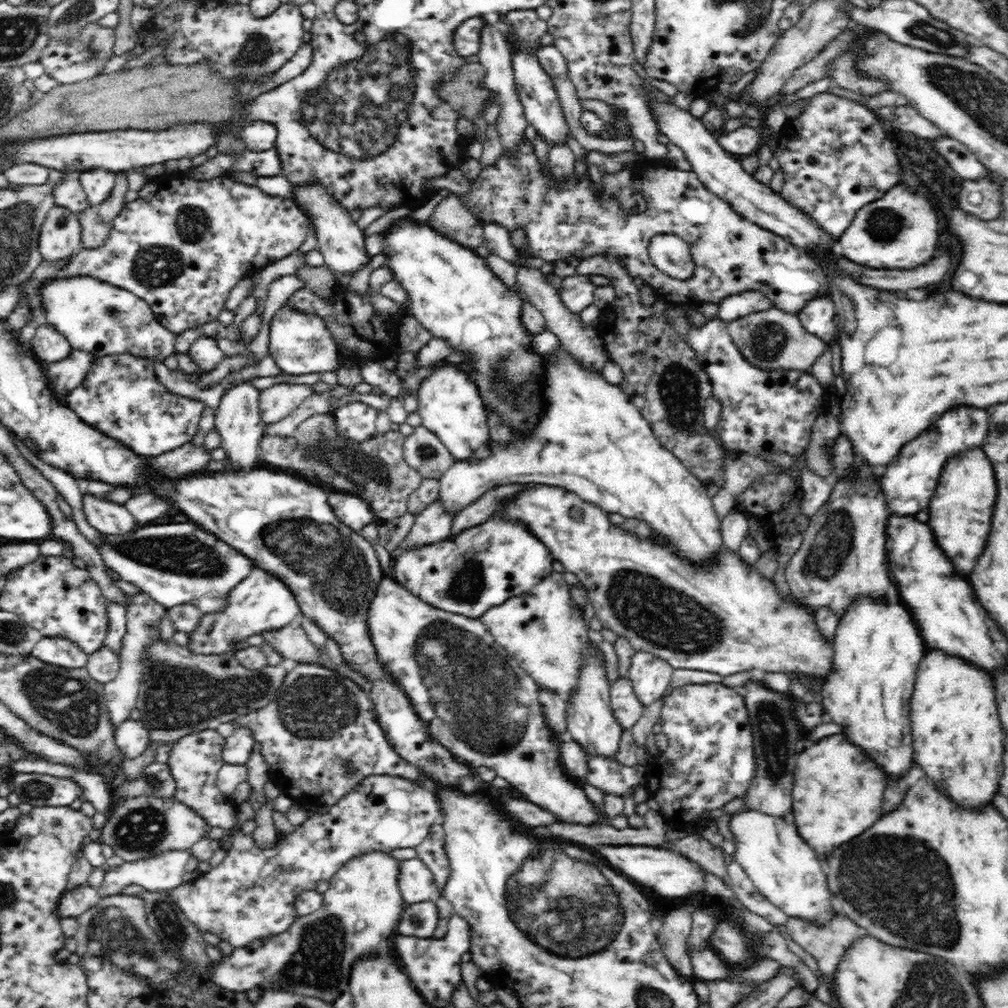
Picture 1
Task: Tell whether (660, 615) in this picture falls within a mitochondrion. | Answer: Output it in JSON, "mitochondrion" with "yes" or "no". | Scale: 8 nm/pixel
{"mitochondrion":"yes"}

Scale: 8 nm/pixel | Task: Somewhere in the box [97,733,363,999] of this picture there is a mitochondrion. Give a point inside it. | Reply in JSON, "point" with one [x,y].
{"point":[315,962]}

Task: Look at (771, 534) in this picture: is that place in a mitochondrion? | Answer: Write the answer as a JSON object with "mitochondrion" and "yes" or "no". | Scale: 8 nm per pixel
{"mitochondrion":"no"}

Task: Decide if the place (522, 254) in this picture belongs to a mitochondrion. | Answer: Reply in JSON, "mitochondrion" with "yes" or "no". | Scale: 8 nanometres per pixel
{"mitochondrion":"no"}

